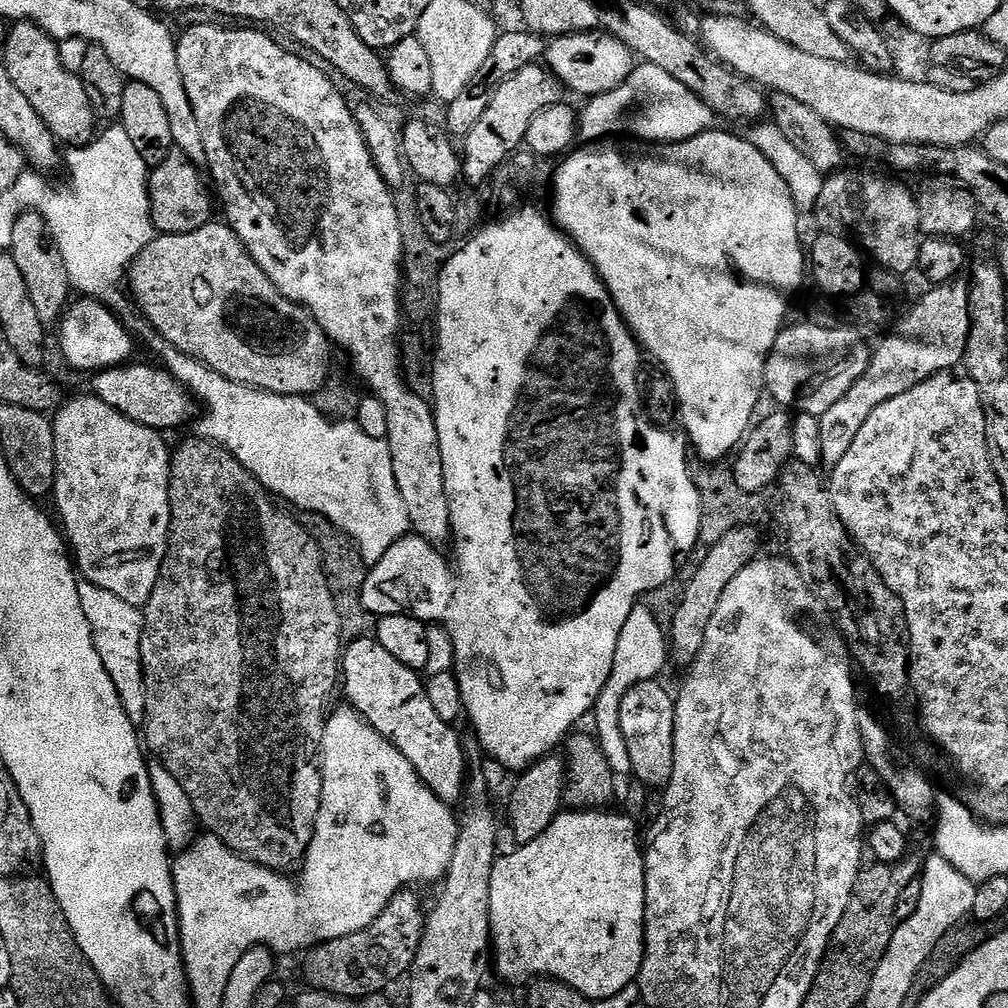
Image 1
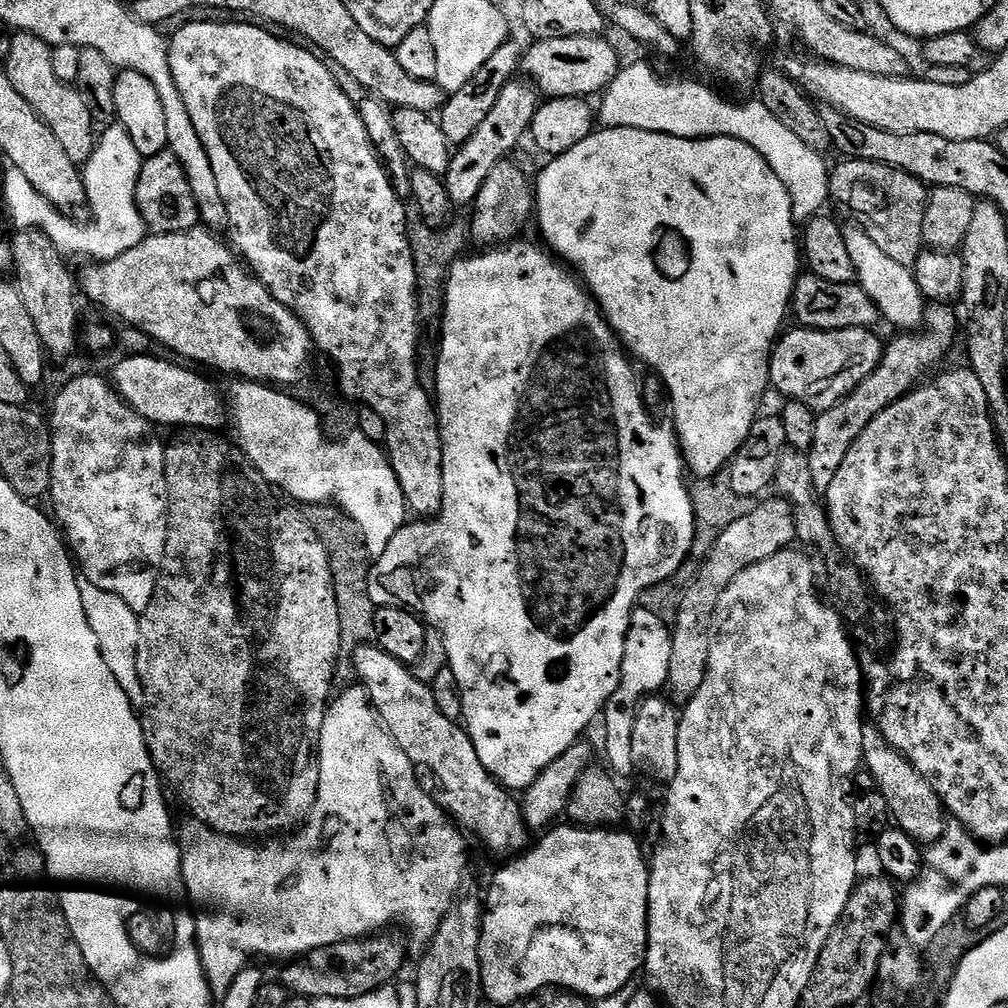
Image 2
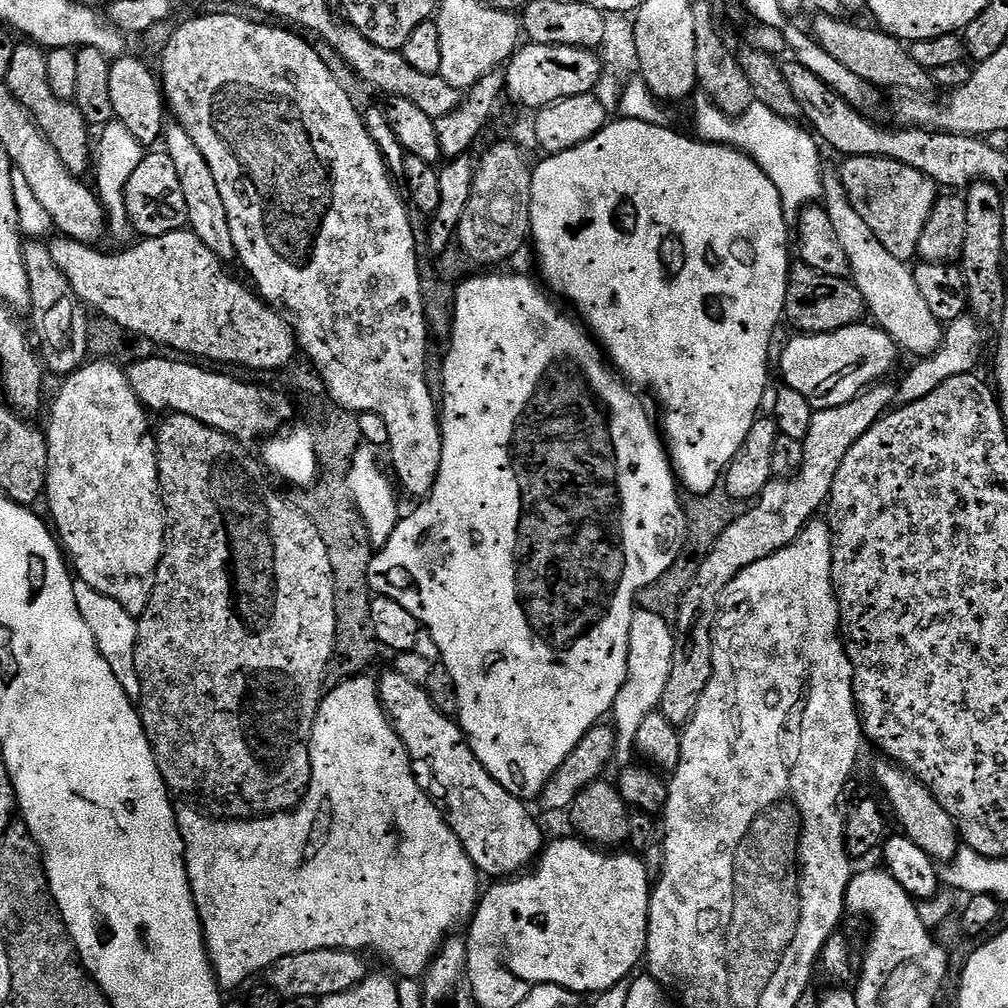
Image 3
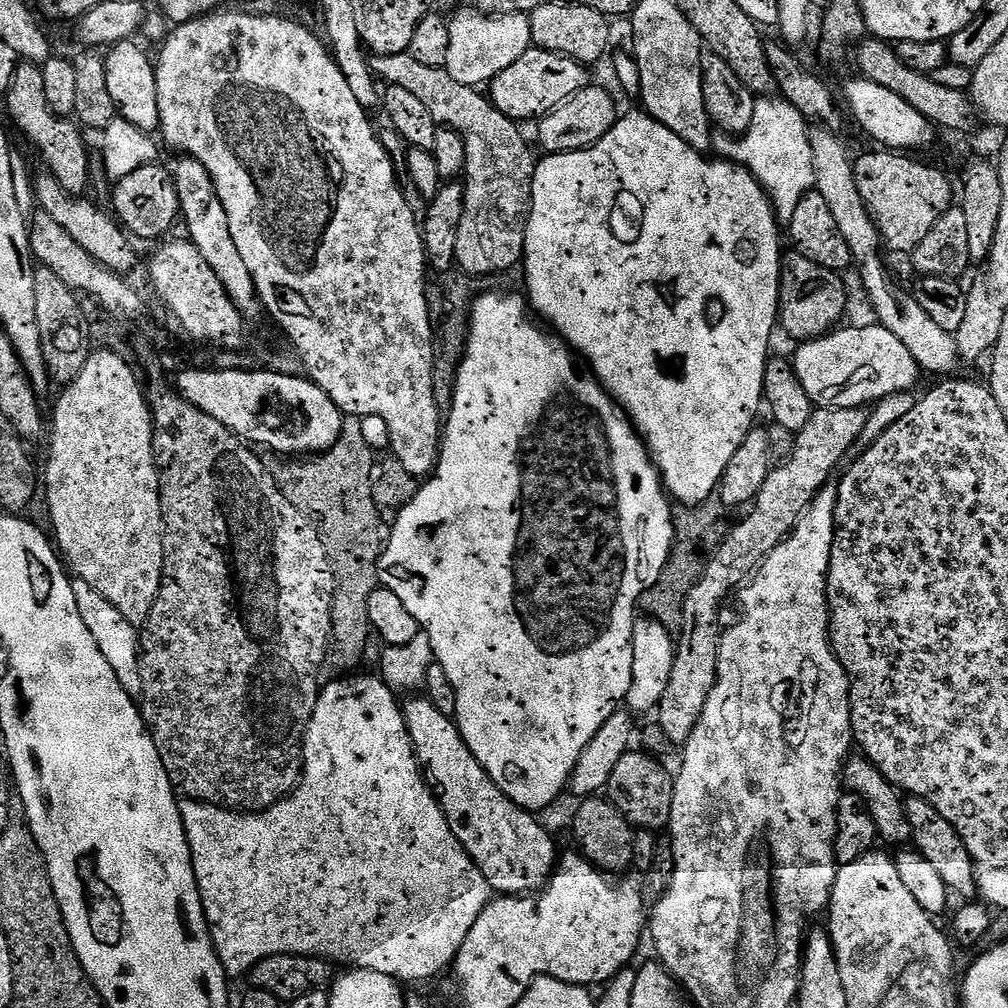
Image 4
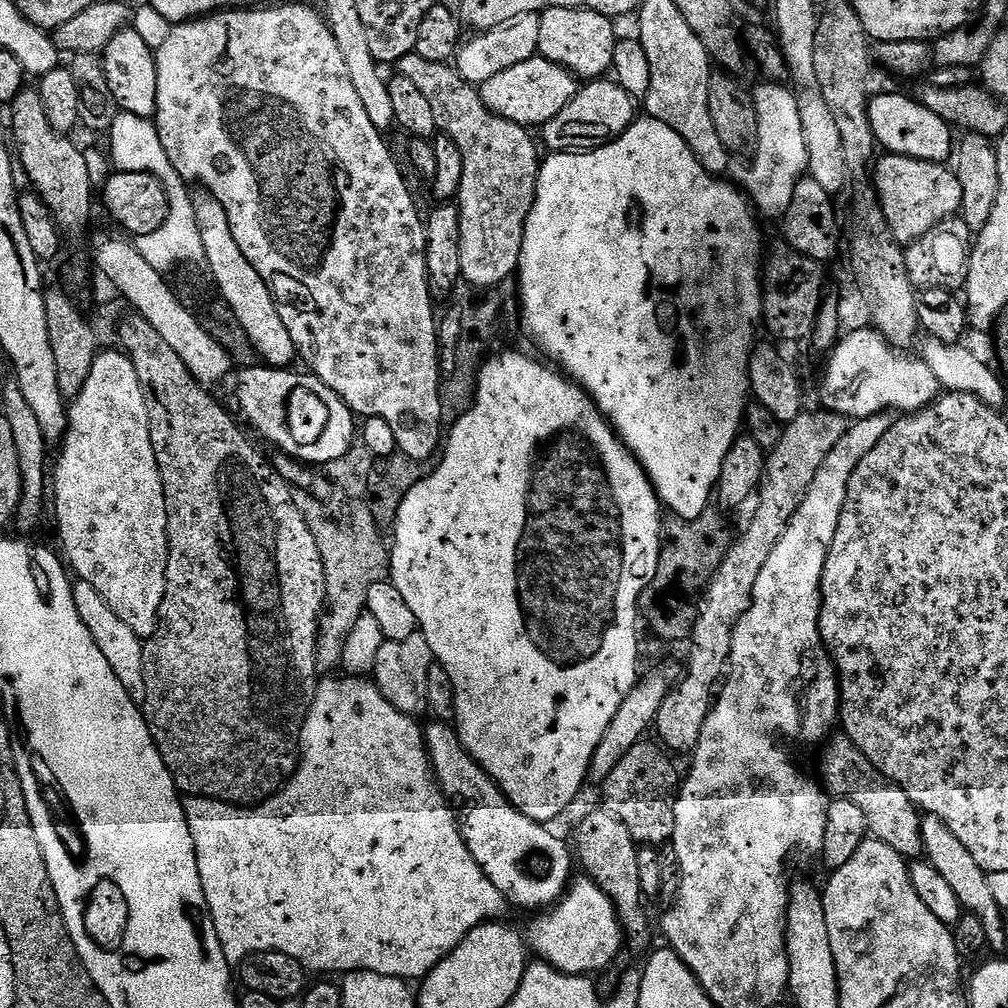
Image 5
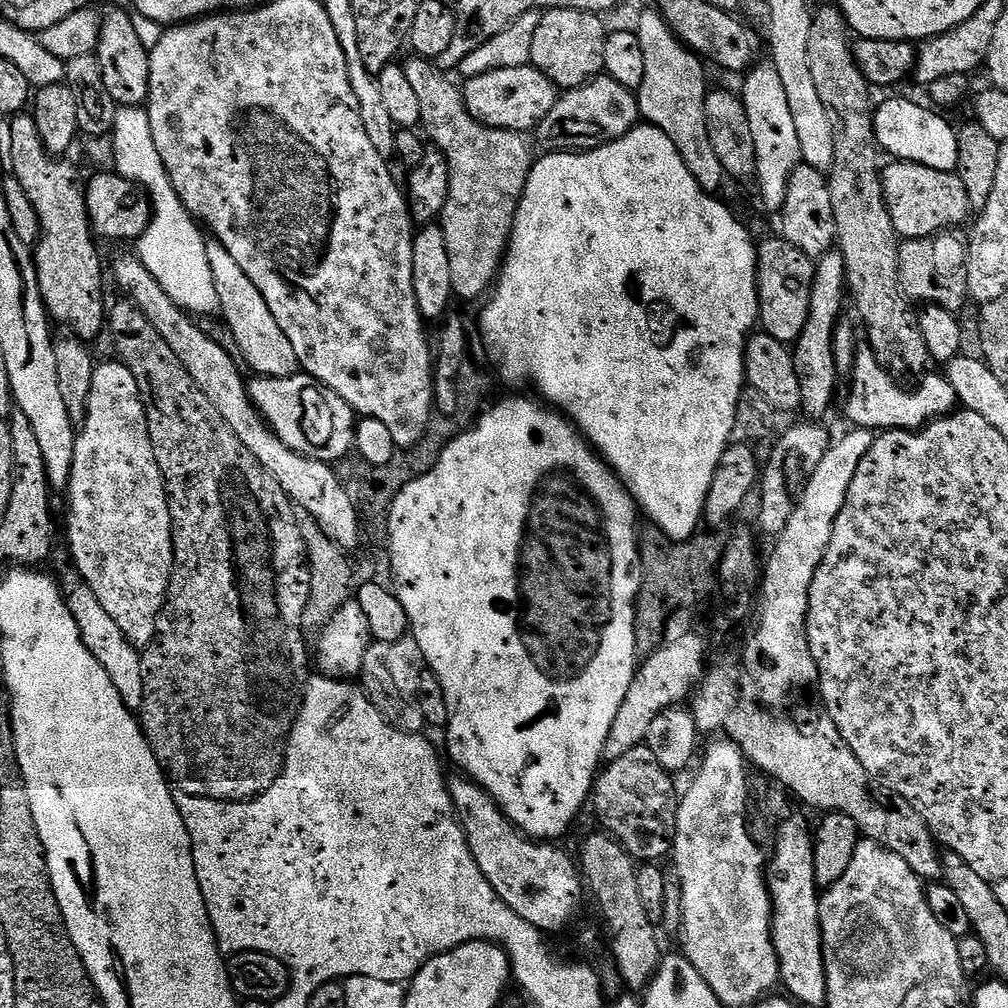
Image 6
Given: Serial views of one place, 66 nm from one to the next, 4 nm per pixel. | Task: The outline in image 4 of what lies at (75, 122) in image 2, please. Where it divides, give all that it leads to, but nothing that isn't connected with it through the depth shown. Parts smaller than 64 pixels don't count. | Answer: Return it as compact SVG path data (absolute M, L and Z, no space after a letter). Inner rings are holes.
M22 62L14 73L14 82L10 82L6 100L9 116L16 122L17 130L36 147L41 162L48 167L45 169L69 195L83 197L87 193L84 191L88 188L88 175L92 172L92 164L88 161L88 144L83 136L85 133L71 119L57 114L50 102L46 102L41 65Z

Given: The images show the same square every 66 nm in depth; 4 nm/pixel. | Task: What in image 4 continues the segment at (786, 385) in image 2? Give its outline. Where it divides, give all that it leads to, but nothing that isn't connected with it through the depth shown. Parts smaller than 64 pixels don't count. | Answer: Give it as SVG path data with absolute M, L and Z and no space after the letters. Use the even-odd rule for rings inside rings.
M878 322L871 323L865 328L840 326L819 340L810 340L797 347L800 349L794 359L796 377L798 382L802 382L802 390L806 390L816 408L863 408L875 405L876 401L885 400L895 392L912 392L915 389L915 384L922 377L922 369L914 354L910 354L910 350L906 350L906 346L902 346L902 342L894 338L890 330Z

